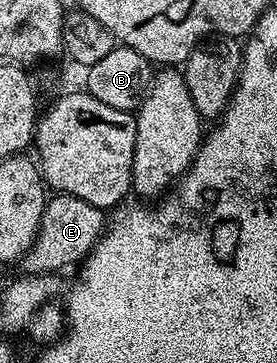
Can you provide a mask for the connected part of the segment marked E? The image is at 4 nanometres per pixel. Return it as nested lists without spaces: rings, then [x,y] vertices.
[[[51,195],[46,202],[46,213],[42,215],[42,227],[38,230],[38,236],[20,261],[21,271],[40,276],[61,273],[61,268],[66,268],[69,264],[77,265],[98,245],[107,224],[103,209],[75,196]]]

